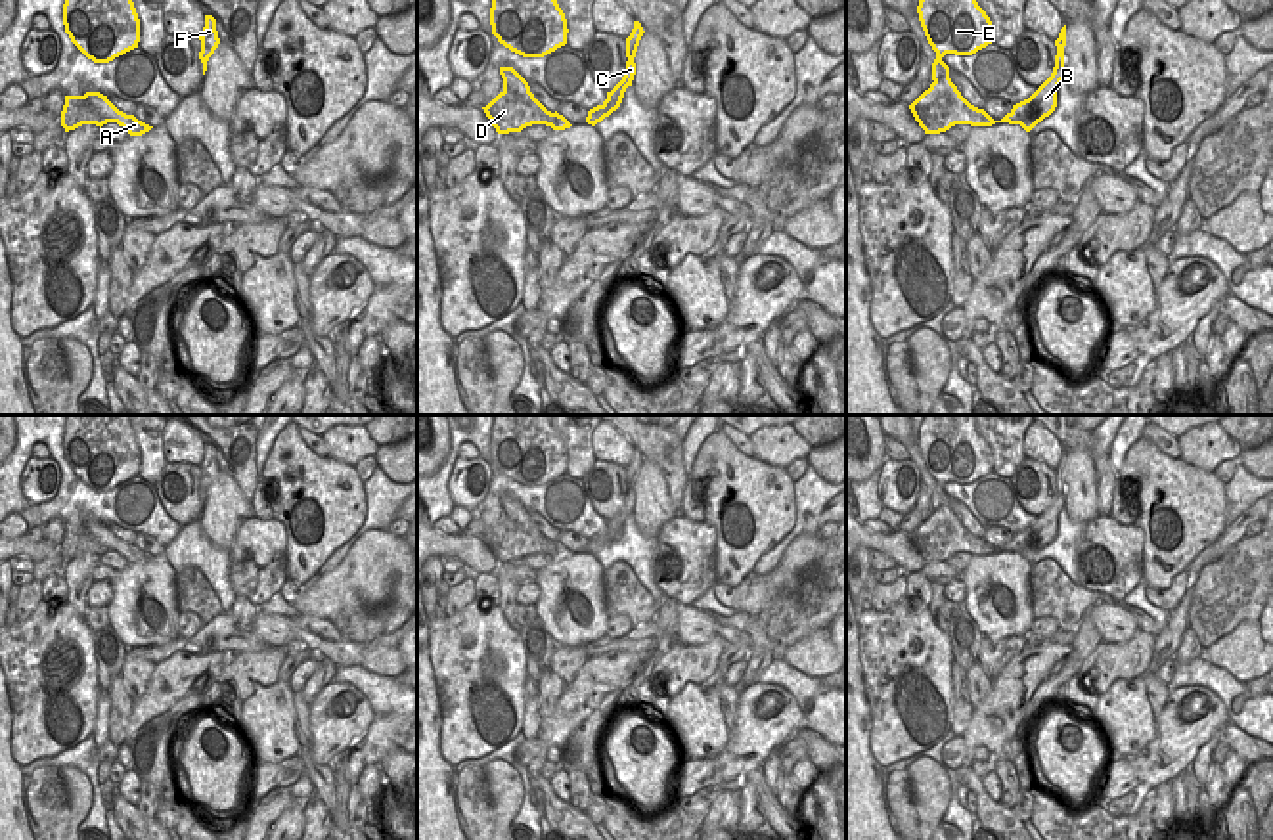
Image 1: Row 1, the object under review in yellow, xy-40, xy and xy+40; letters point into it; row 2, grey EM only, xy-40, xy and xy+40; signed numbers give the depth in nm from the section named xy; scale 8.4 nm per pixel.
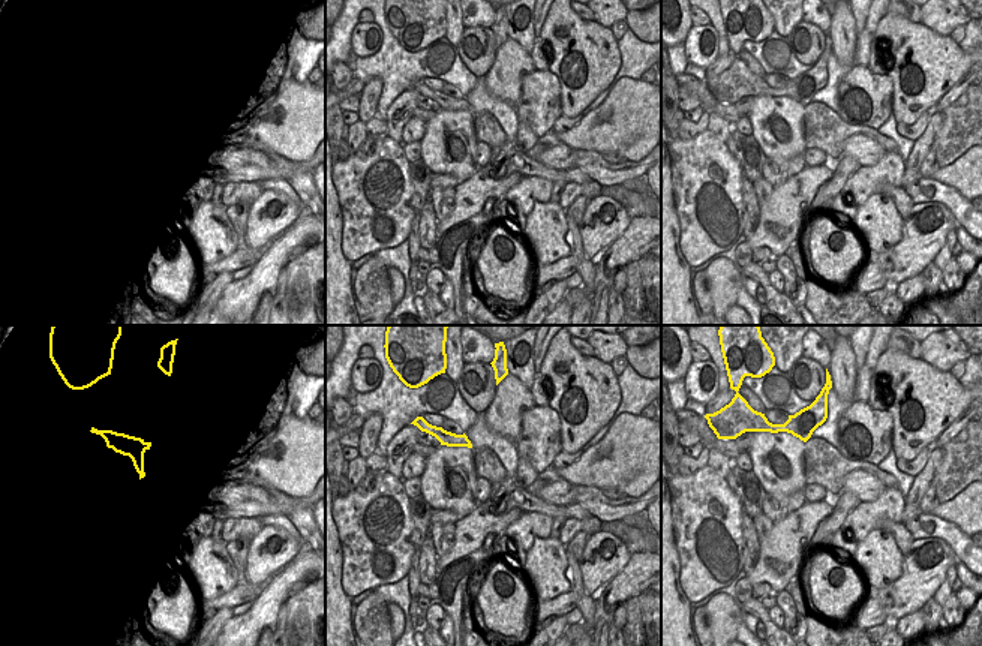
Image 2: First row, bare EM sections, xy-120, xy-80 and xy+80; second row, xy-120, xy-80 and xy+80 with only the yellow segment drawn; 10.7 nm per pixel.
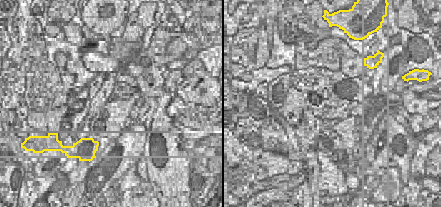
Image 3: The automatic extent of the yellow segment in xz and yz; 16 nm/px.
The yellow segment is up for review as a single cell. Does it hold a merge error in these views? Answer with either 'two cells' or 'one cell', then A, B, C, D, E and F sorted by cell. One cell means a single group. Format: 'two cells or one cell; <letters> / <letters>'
two cells; A E / B C D F

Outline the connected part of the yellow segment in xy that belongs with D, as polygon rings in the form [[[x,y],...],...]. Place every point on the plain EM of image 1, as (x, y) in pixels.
[[[507,515],[482,538],[498,563],[521,561],[532,553],[555,555],[551,540],[525,534]]]

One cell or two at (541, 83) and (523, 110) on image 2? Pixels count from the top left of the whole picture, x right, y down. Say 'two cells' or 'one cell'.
one cell

